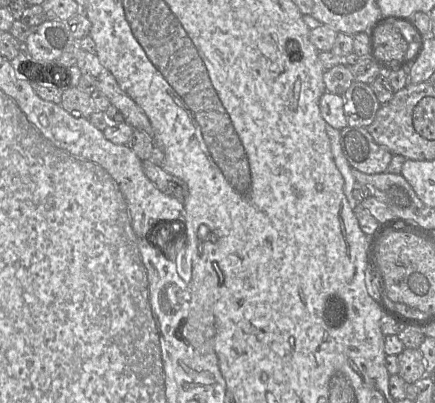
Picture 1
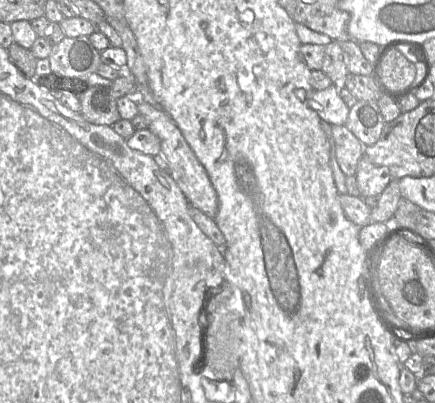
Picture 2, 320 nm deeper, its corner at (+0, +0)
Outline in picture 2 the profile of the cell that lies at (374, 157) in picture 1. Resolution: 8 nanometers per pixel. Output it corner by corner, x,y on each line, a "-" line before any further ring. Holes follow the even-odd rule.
365,153
357,164
355,177
360,197
379,196
392,179
386,166
373,164

